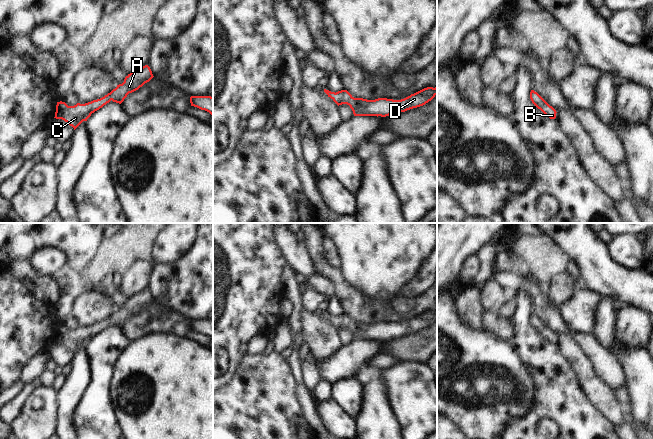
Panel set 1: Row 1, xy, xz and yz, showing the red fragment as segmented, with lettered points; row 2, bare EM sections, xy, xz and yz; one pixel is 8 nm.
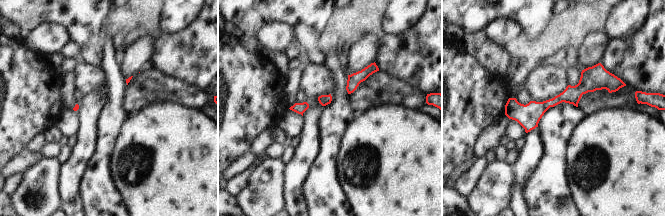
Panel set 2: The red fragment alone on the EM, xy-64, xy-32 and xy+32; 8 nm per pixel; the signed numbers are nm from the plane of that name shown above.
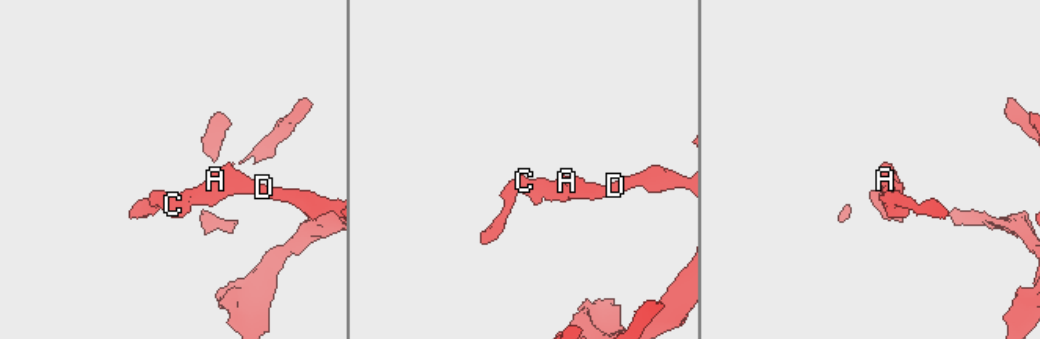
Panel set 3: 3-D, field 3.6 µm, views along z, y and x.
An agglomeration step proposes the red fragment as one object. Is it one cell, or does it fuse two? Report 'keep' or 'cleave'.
keep

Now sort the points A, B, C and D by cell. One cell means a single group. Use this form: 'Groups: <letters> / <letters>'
Groups: A B C D

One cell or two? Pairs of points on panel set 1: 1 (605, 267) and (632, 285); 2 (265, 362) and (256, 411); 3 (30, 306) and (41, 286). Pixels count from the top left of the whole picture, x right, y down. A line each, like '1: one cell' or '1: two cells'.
1: one cell
2: one cell
3: two cells

